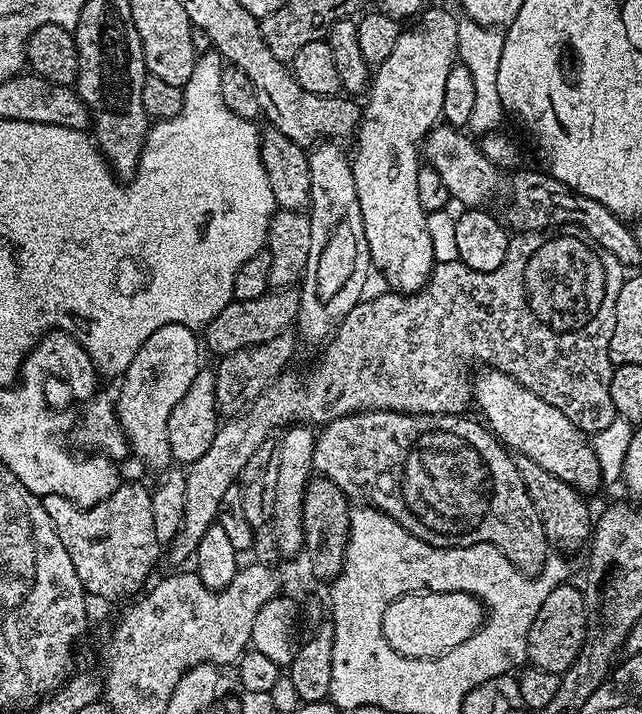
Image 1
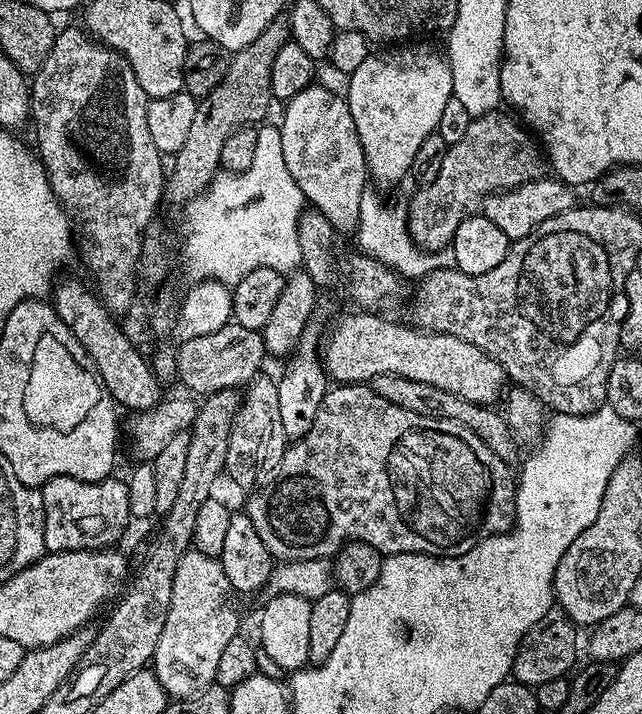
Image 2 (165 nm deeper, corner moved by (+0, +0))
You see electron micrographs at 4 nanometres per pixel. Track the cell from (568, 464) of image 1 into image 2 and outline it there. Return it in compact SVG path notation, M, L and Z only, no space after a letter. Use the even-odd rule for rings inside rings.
M352 310L352 313L350 313L349 316L342 317L341 320L333 326L332 333L330 333L329 336L327 333L326 343L322 348L322 363L329 381L335 382L337 385L362 384L365 382L371 382L374 377L381 376L382 374L398 374L402 378L414 378L414 382L430 382L430 386L438 386L438 390L450 390L450 394L458 394L458 398L466 398L466 402L474 402L475 404L486 404L492 406L497 403L495 400L499 398L500 391L502 391L502 396L502 393L505 391L504 384L506 385L504 368L494 358L490 358L490 354L486 354L478 346L474 346L462 338L454 338L450 334L426 332L415 326L409 326L409 328L407 328L404 324L395 324L394 321L383 320L380 316L383 315L377 314L372 310Z

